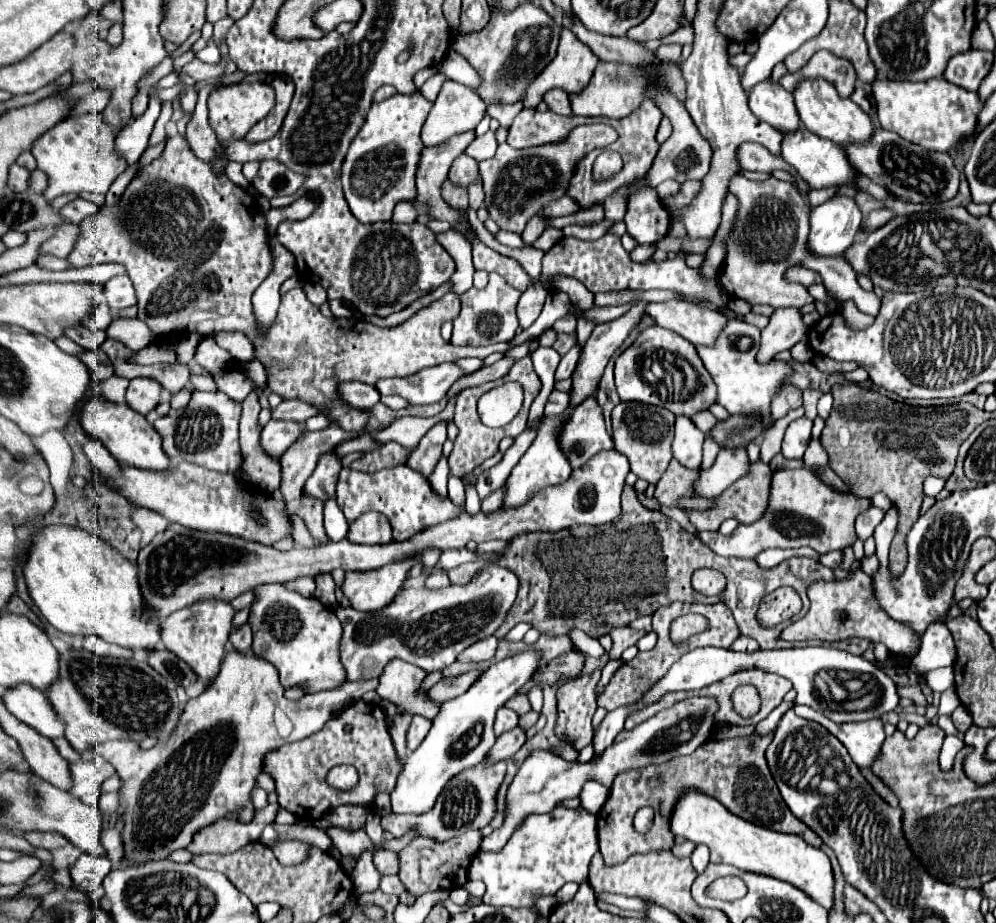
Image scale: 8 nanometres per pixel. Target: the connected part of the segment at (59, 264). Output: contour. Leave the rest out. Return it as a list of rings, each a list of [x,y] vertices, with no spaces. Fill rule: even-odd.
[[[44,254],[44,256],[38,256],[36,266],[44,268],[44,270],[64,270],[64,268],[68,268],[68,262],[62,258],[54,258],[50,254]]]

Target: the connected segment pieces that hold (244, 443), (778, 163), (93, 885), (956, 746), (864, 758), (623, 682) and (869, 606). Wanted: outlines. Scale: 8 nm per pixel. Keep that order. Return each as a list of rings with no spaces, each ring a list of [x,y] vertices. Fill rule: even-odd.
[[[256,388],[242,402],[244,410],[240,418],[240,450],[242,450],[242,470],[248,476],[248,480],[254,486],[260,486],[260,490],[268,490],[270,494],[280,484],[280,462],[268,458],[258,444],[260,428],[256,426],[256,420],[260,412],[258,394],[262,392],[264,388]]]
[[[746,142],[740,145],[738,149],[738,159],[740,160],[740,165],[744,170],[754,170],[754,172],[772,172],[776,168],[784,168],[788,170],[794,178],[794,170],[782,160],[782,156],[772,155],[768,149],[764,148],[762,145],[752,142]]]
[[[88,852],[80,854],[74,866],[70,866],[70,878],[76,890],[96,892],[102,888],[104,876],[110,872],[112,864],[104,856],[92,856]]]
[[[946,736],[942,752],[940,752],[940,768],[942,770],[952,770],[954,758],[962,748],[964,748],[964,742],[958,736]]]
[[[794,706],[794,712],[802,718],[822,724],[830,734],[834,734],[846,746],[850,758],[858,764],[858,768],[872,768],[874,760],[880,756],[880,748],[886,738],[882,720],[836,724],[808,706]]]
[[[674,602],[674,604],[668,604],[668,606],[662,606],[658,608],[654,614],[652,614],[652,630],[658,634],[658,642],[656,646],[650,650],[650,652],[638,652],[636,658],[632,658],[630,662],[624,662],[610,678],[610,682],[604,686],[604,690],[596,696],[596,704],[600,708],[604,708],[606,712],[612,712],[616,708],[622,708],[622,706],[634,706],[636,702],[640,702],[648,690],[652,690],[652,686],[664,678],[664,674],[670,670],[670,666],[680,658],[684,656],[688,650],[696,648],[696,646],[676,646],[670,642],[668,638],[668,630],[670,630],[670,620],[674,620],[676,616],[682,614],[682,604],[680,602]],[[670,646],[674,646],[674,650],[670,650]]]
[[[862,570],[848,574],[844,580],[814,582],[808,588],[810,609],[806,616],[793,622],[782,632],[784,640],[842,640],[860,636],[870,642],[884,644],[892,654],[904,654],[914,658],[920,650],[920,636],[900,620],[888,616],[872,590],[872,578]]]

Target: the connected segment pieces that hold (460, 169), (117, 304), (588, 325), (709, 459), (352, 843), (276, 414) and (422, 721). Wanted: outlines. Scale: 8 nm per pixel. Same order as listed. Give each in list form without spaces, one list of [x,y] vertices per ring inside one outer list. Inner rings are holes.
[[[460,154],[454,162],[452,162],[452,168],[448,172],[448,178],[454,182],[454,184],[460,184],[460,186],[470,186],[470,182],[474,178],[478,178],[478,162],[474,158],[470,158],[468,154]]]
[[[114,276],[104,284],[104,296],[112,310],[120,310],[136,304],[134,286],[128,276]]]
[[[578,318],[576,338],[578,338],[578,344],[580,344],[580,348],[584,348],[584,344],[586,344],[586,340],[588,340],[588,336],[590,336],[590,332],[592,332],[592,328],[594,328],[594,326],[596,326],[594,322],[590,322],[590,320],[584,320],[584,318]]]
[[[708,436],[706,442],[704,442],[704,460],[702,460],[702,468],[710,468],[716,460],[716,454],[718,454],[718,444]]]
[[[328,828],[326,834],[332,838],[334,846],[340,850],[342,856],[354,856],[358,858],[362,850],[372,850],[372,842],[366,836],[364,830],[346,832],[342,828]]]
[[[284,400],[280,406],[272,408],[272,418],[274,420],[290,420],[290,422],[304,422],[310,416],[316,416],[318,412],[314,406],[304,404],[300,400]]]
[[[424,716],[412,718],[410,730],[408,730],[408,750],[416,750],[420,746],[420,742],[426,738],[430,726],[432,726],[432,720],[428,720]]]

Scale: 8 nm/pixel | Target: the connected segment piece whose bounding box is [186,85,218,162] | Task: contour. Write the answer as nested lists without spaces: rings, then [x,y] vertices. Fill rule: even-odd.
[[[209,85],[198,92],[196,110],[186,126],[186,139],[192,152],[198,158],[204,158],[206,162],[212,162],[216,146],[218,146],[216,136],[208,124],[208,108],[206,108],[206,98],[215,87],[215,85]]]

